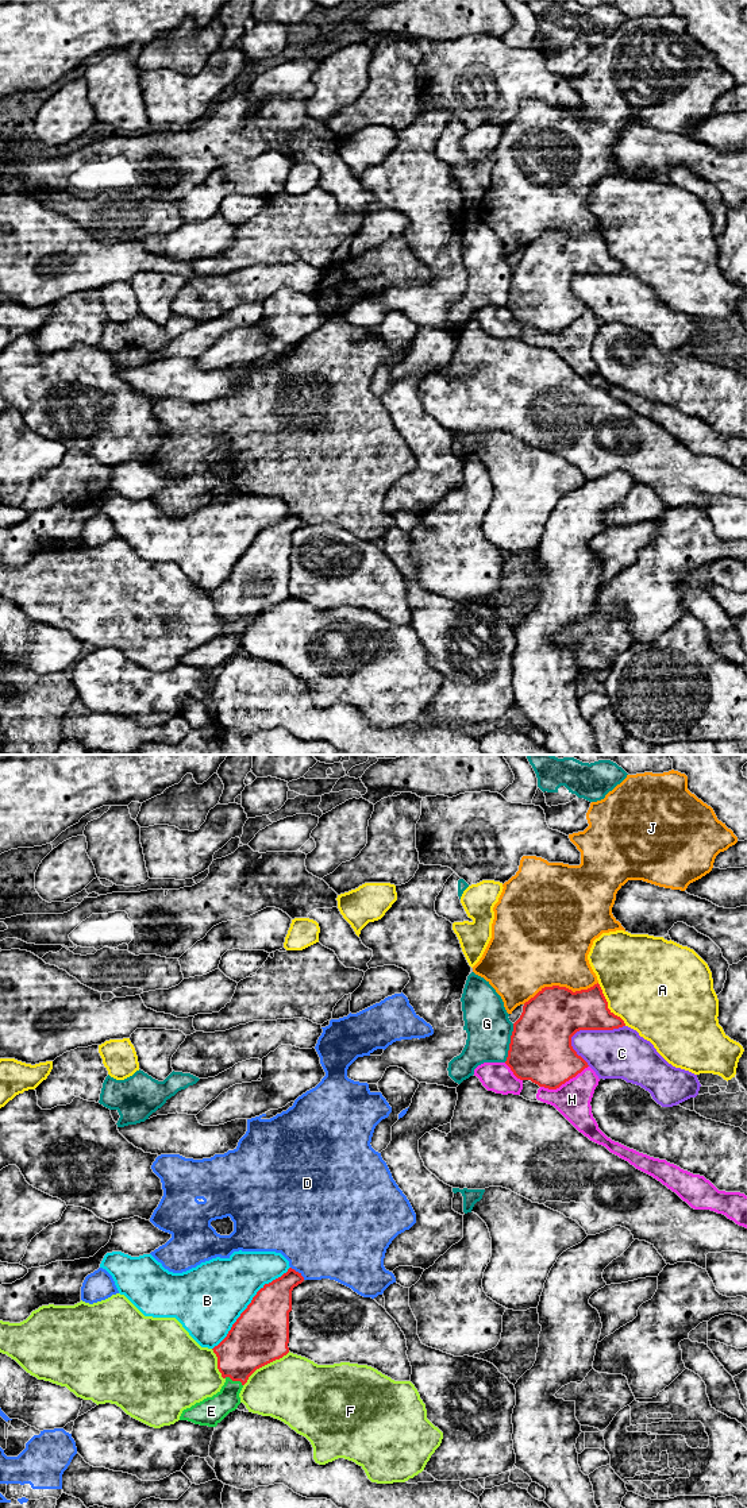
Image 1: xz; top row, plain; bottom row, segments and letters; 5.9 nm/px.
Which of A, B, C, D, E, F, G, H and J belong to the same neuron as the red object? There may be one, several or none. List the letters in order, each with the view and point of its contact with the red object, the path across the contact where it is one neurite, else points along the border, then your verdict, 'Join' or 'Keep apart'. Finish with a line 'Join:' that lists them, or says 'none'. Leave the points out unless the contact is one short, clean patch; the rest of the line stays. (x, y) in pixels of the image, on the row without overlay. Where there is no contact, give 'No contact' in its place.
A: Touches red at xz (607, 249). Keep apart
B: Touches red at xz (249, 548). Keep apart
C: Touches red at xz (593, 273). Keep apart
D: Touches red at xz (297, 516). Keep apart
E: Touches red at xz (234, 624). Path across: xz (251, 586), (237, 604), (234, 624), (230, 636), (211, 655). Join
F: Touches red at xz (265, 608). Keep apart
G: Touches red at xz (511, 286). Keep apart
H: Touches red at xz (563, 327). Keep apart
J: Touches red at xz (559, 231). Keep apart
Join: E

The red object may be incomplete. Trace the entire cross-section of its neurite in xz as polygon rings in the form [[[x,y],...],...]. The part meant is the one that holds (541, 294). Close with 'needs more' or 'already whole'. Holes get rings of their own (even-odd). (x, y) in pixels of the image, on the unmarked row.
[[[598,227],[575,236],[559,230],[544,231],[524,247],[520,262],[513,267],[505,308],[520,324],[531,324],[539,331],[557,333],[589,311],[571,290],[571,281],[577,275],[613,274],[623,270],[624,265],[608,252]]]; already whole

